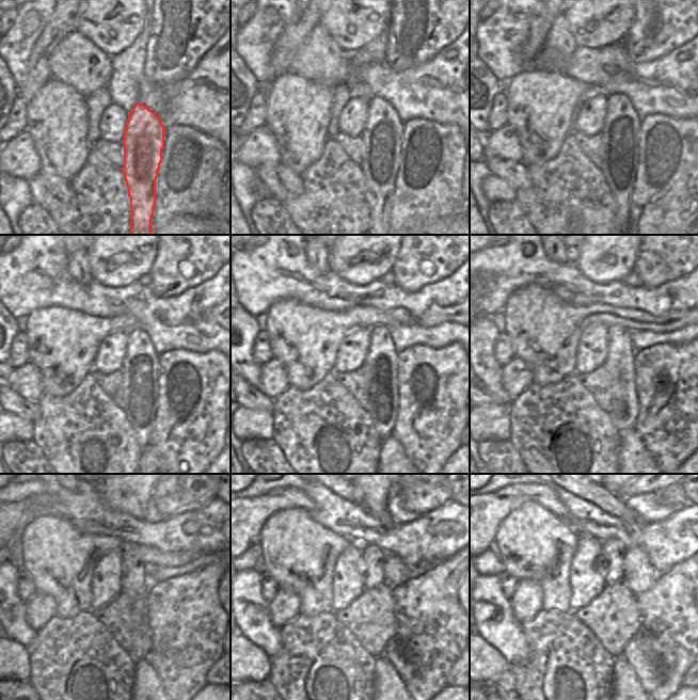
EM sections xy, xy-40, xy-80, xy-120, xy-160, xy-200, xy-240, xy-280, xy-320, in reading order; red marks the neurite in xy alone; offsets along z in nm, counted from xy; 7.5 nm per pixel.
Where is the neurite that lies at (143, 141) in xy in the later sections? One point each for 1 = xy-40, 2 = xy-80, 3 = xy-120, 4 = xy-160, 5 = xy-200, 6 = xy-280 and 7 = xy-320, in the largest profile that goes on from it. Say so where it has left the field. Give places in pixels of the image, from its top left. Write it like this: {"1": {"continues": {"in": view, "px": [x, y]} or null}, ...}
{"1": {"continues": {"in": "xy-40", "px": [383, 129]}}, "2": {"continues": {"in": "xy-80", "px": [621, 126]}}, "3": {"continues": {"in": "xy-120", "px": [141, 366]}}, "4": {"continues": {"in": "xy-160", "px": [381, 359]}}, "5": {"continues": {"in": "xy-200", "px": [622, 409]}}, "6": {"continues": {"in": "xy-280", "px": [371, 561]}}, "7": {"continues": {"in": "xy-320", "px": [609, 563]}}}

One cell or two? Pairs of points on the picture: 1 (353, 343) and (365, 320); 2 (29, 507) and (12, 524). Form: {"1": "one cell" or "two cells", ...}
{"1": "two cells", "2": "one cell"}

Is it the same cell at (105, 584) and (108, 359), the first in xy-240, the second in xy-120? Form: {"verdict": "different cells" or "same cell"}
{"verdict": "same cell"}

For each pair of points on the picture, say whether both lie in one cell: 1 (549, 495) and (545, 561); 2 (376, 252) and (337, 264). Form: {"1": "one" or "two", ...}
{"1": "two", "2": "one"}

